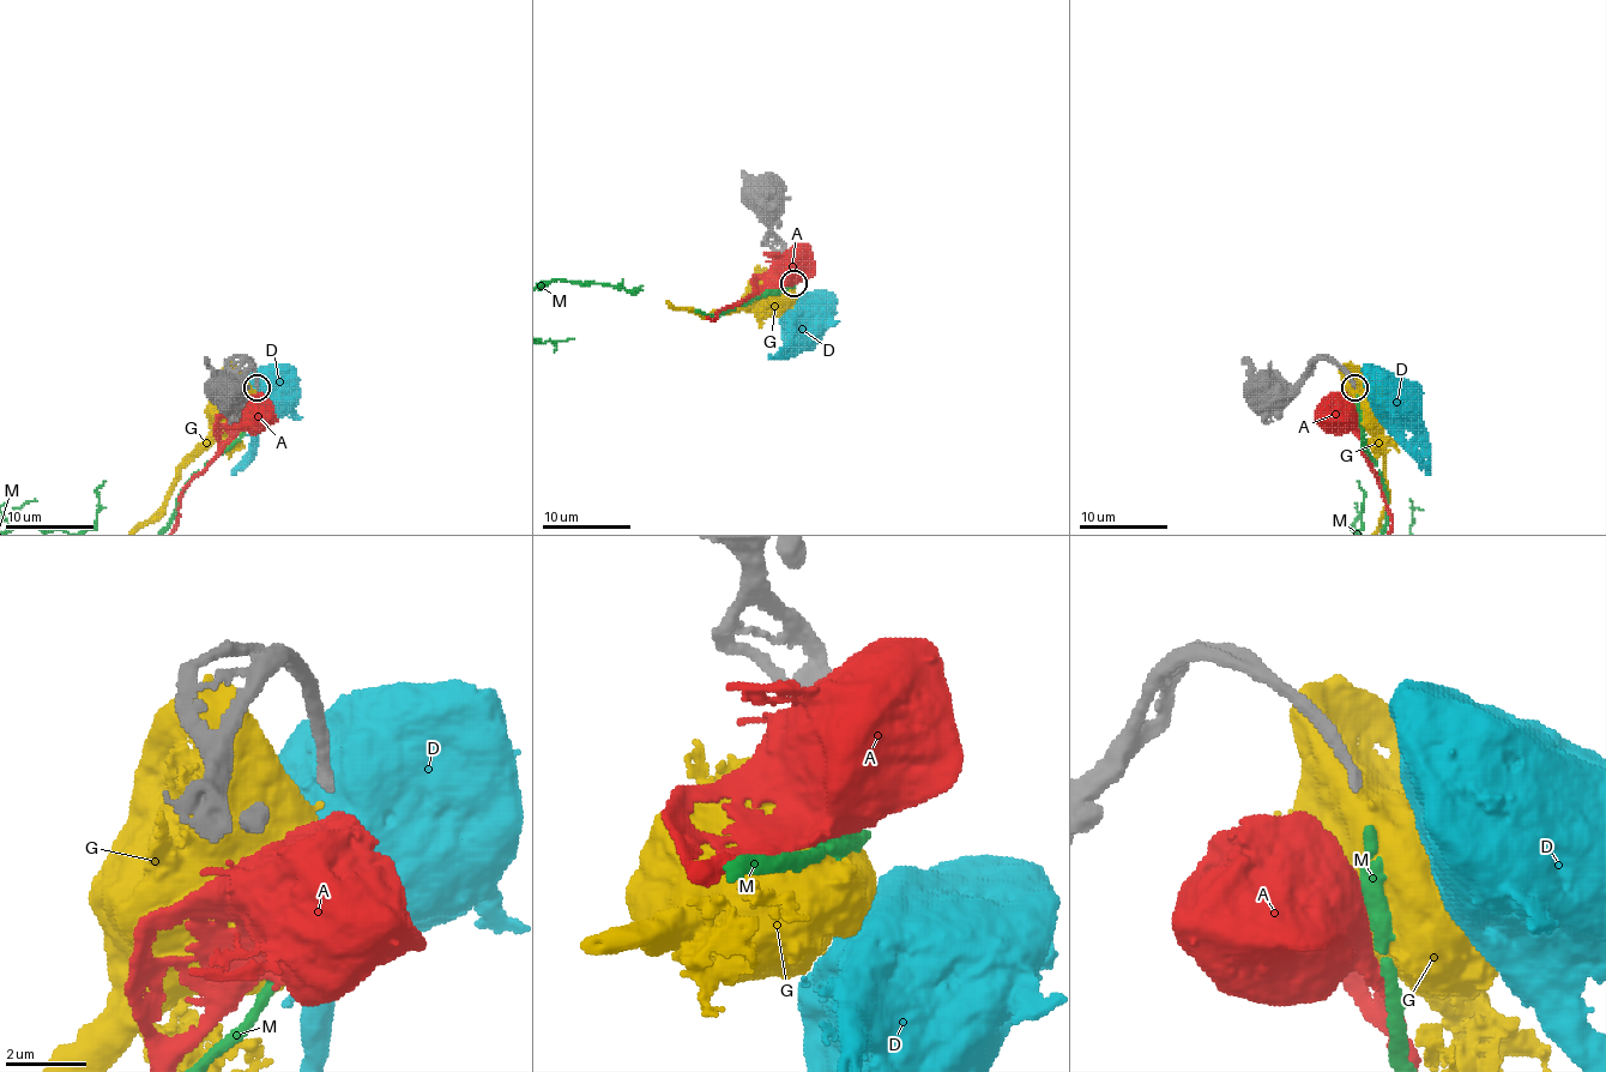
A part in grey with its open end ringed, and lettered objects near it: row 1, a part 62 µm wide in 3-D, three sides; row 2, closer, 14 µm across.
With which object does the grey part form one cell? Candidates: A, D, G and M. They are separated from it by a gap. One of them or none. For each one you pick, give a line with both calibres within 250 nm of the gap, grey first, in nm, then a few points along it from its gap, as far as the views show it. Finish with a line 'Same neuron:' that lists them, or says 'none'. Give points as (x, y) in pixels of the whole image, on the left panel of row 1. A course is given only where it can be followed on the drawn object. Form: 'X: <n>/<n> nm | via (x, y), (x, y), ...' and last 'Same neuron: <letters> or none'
M: 260/280 nm
Same neuron: M

